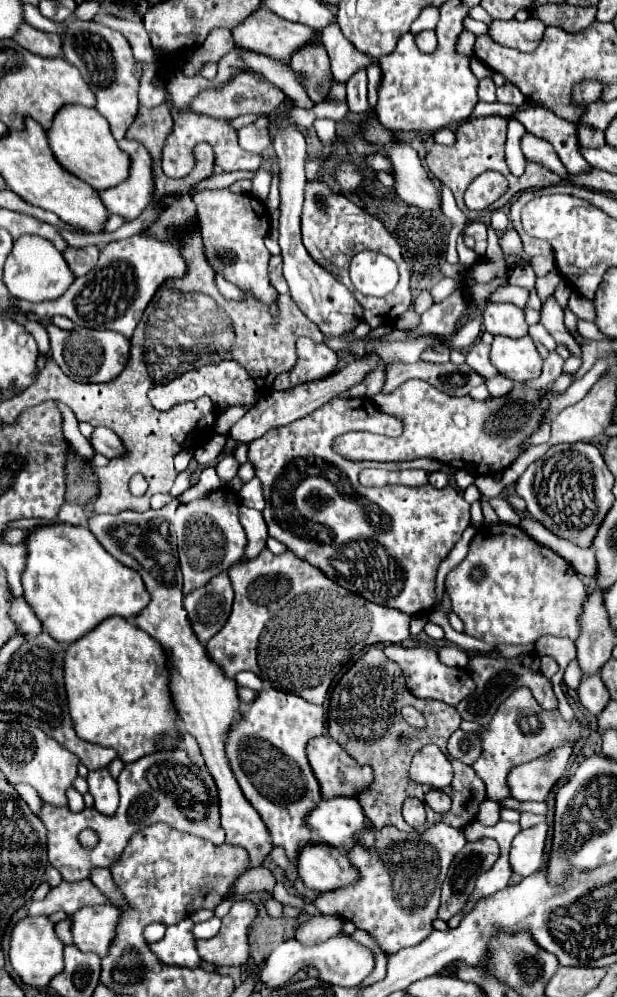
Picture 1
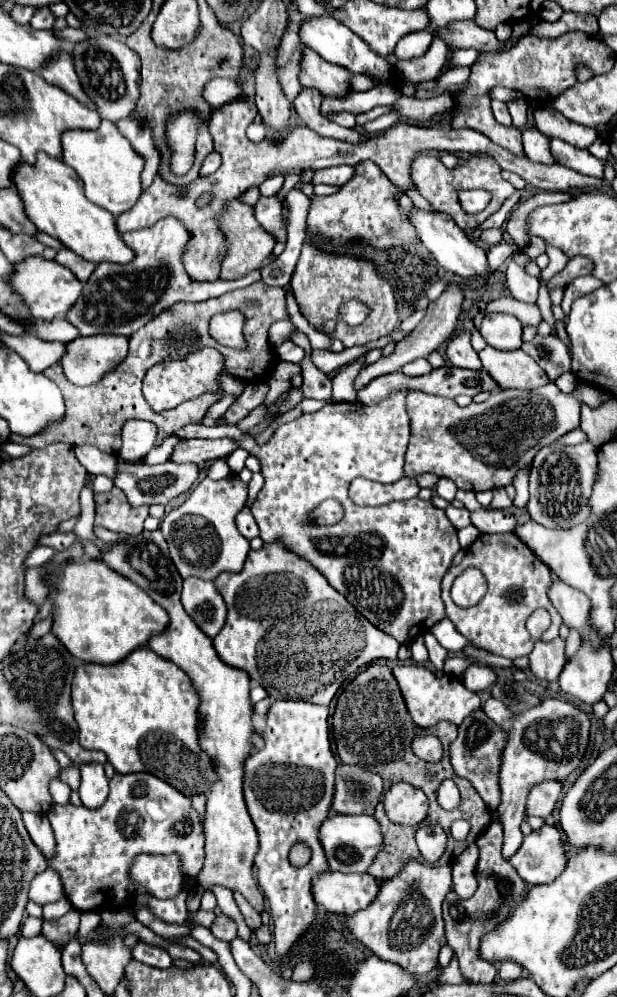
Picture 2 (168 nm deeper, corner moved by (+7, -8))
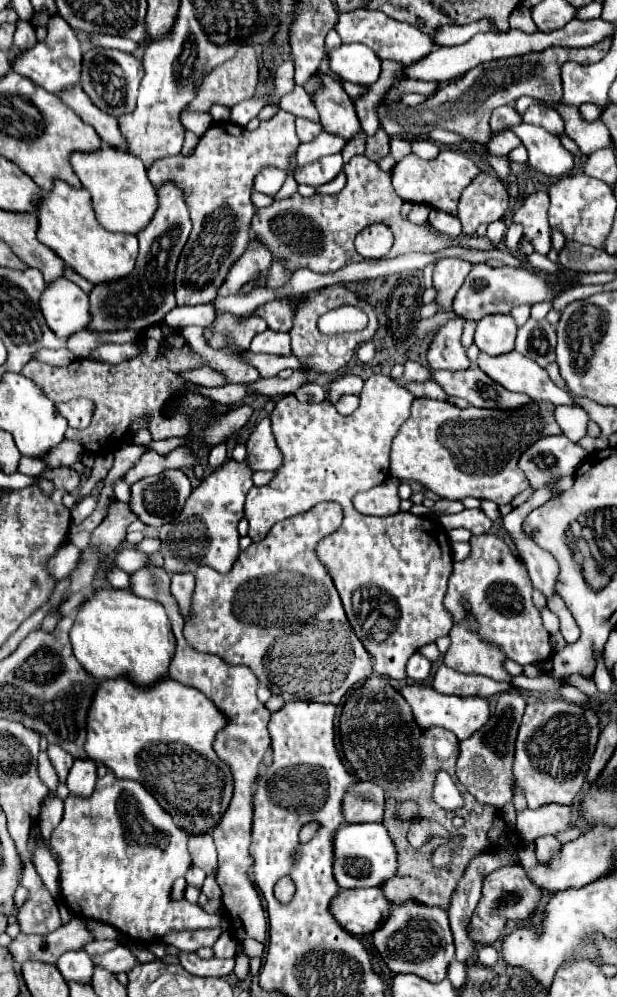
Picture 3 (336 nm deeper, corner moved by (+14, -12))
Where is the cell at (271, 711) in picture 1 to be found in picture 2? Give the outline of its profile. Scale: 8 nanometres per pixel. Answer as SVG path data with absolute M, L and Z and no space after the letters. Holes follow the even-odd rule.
M274 701L268 709L266 729L262 731L264 747L244 761L244 799L260 837L260 849L254 863L258 885L268 899L274 919L272 933L278 961L286 957L304 929L314 923L316 903L310 893L310 879L314 873L328 871L316 833L320 821L324 821L330 811L334 769L338 765L330 749L326 719L328 707L306 701ZM296 843L304 843L312 851L308 865L294 867L290 863L288 855Z

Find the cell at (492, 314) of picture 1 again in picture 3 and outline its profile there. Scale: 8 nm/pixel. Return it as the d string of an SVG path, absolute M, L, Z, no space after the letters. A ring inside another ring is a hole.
M489 315L477 323L475 345L487 355L503 355L513 351L517 325L511 315Z

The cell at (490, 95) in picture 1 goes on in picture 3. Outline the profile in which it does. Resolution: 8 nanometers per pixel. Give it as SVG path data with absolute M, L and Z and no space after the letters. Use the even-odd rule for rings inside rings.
M359 133L357 137L353 137L353 141L349 141L347 145L345 145L345 149L343 149L343 161L345 163L349 163L349 159L351 157L355 157L355 155L361 155L365 151L365 133Z

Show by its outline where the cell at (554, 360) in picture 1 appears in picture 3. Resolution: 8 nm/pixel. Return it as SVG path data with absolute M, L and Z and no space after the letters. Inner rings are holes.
M529 317L529 321L519 327L515 351L527 355L537 365L547 367L555 361L555 329L547 319L537 321Z

